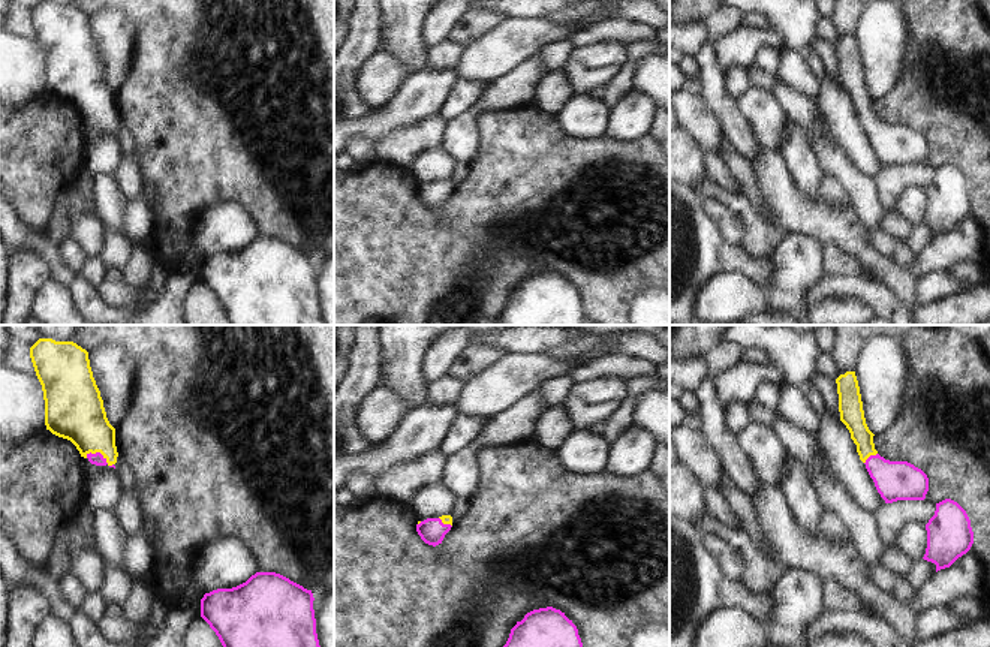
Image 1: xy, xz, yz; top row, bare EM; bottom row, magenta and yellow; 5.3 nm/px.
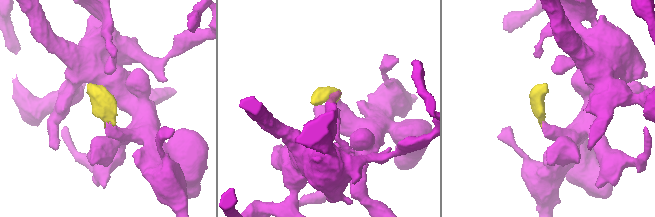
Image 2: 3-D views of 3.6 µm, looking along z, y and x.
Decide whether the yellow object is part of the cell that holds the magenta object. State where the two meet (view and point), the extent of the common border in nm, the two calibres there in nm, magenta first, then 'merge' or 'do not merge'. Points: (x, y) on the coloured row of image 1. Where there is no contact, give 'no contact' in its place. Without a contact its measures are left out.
xy (101, 454) | 160 nm | 70/280 nm | merge

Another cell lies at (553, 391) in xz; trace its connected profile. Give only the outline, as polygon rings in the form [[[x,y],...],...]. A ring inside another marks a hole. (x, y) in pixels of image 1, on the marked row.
[[[559,374],[556,377],[548,377],[544,382],[541,382],[535,388],[535,392],[538,394],[538,398],[544,406],[544,410],[547,410],[554,406],[563,404],[572,385],[574,380],[569,374]]]

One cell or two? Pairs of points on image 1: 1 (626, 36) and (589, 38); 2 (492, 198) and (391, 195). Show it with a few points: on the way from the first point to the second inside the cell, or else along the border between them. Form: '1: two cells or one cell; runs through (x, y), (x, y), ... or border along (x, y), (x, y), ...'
1: one cell; runs through (617, 33), (598, 33)
2: one cell; runs through (466, 219), (417, 219)

